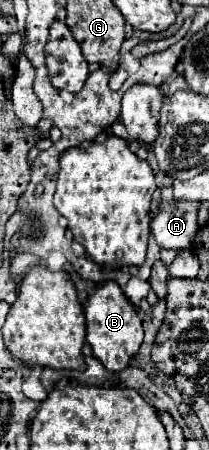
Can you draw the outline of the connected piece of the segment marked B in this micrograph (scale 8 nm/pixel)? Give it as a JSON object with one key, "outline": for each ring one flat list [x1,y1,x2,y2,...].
{"outline":[[107,280,97,284,95,292,83,304,85,318,87,318,87,342,95,354,103,362,103,366,111,372,119,372,129,366,129,360,135,356,143,342,143,328,141,318,137,316,135,306,125,298,123,290,117,282]]}

